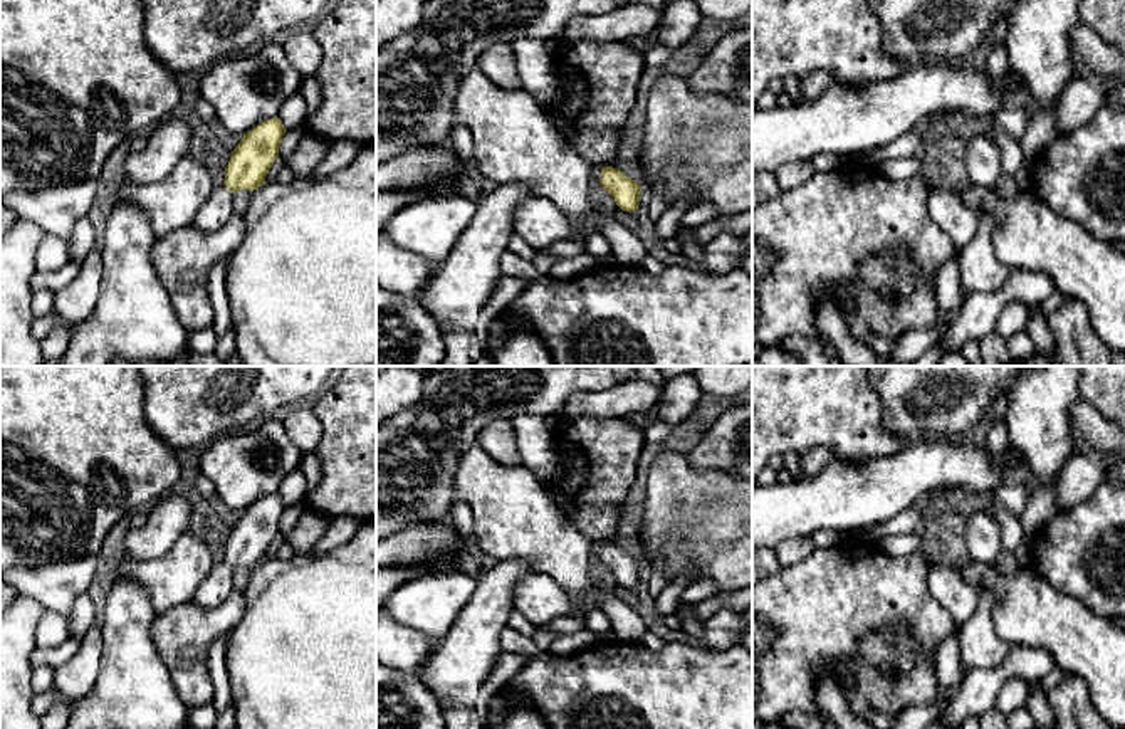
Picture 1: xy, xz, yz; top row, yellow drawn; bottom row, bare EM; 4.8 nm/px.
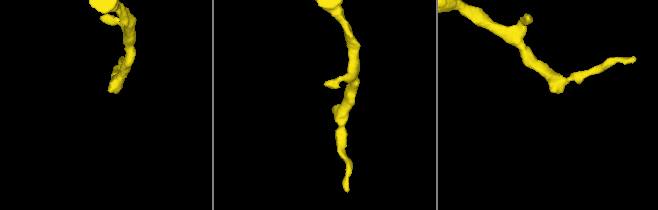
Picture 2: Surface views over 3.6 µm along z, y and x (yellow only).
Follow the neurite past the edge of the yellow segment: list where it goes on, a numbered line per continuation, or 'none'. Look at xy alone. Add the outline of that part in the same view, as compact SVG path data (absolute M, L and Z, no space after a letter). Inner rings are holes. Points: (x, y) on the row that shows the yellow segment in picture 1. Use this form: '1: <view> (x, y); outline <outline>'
1: xy (219, 207); outline M218 185L195 215L193 225L203 233L212 233L222 228L232 215L233 193L225 185Z

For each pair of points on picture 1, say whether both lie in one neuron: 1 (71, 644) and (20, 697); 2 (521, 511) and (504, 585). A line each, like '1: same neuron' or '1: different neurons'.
1: different neurons
2: different neurons

